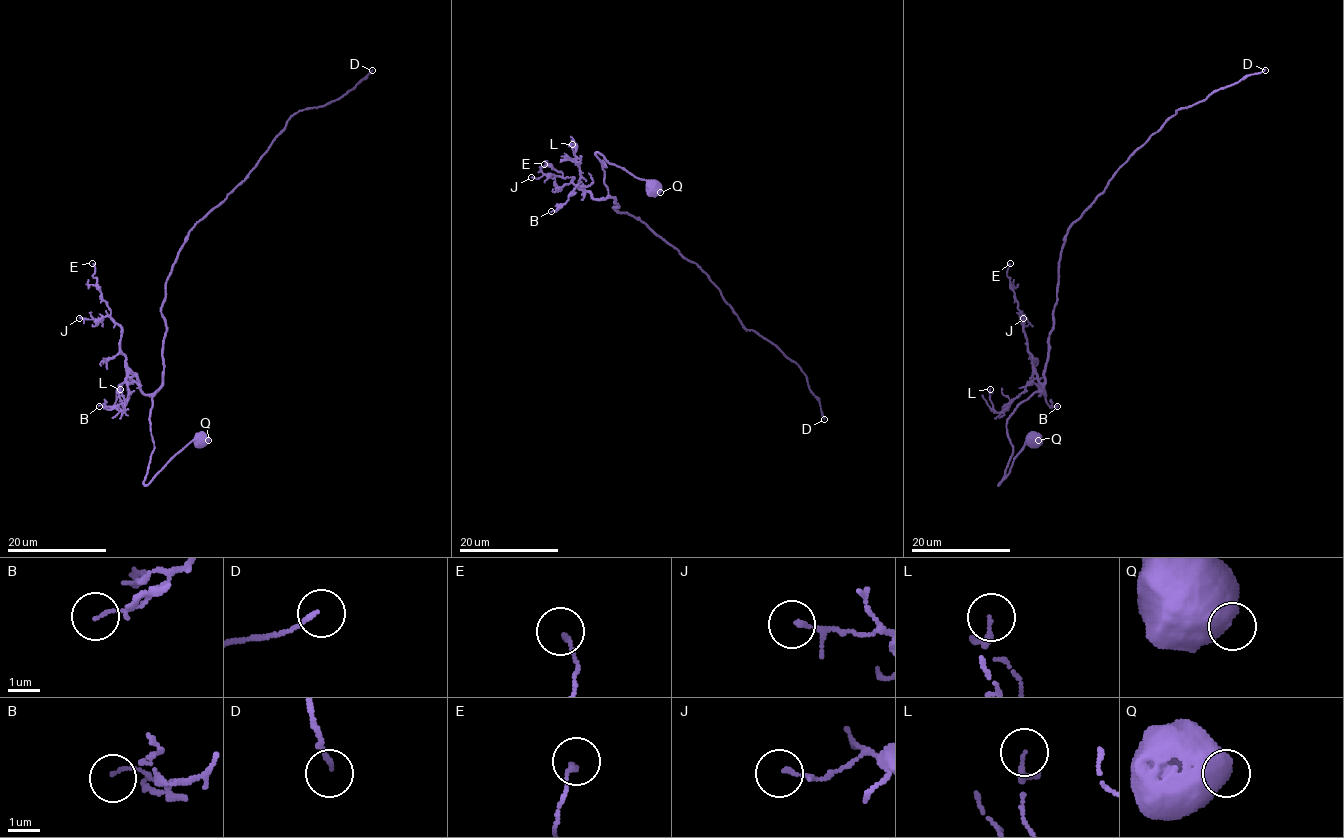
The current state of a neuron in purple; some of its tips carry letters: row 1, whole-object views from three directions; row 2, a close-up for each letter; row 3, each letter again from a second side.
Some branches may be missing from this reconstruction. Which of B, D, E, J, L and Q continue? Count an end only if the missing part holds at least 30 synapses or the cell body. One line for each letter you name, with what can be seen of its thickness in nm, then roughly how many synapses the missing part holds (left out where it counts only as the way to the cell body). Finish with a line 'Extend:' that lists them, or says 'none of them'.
D: Thickness 120 nm. Roughly 50 synapses
Extend: D

